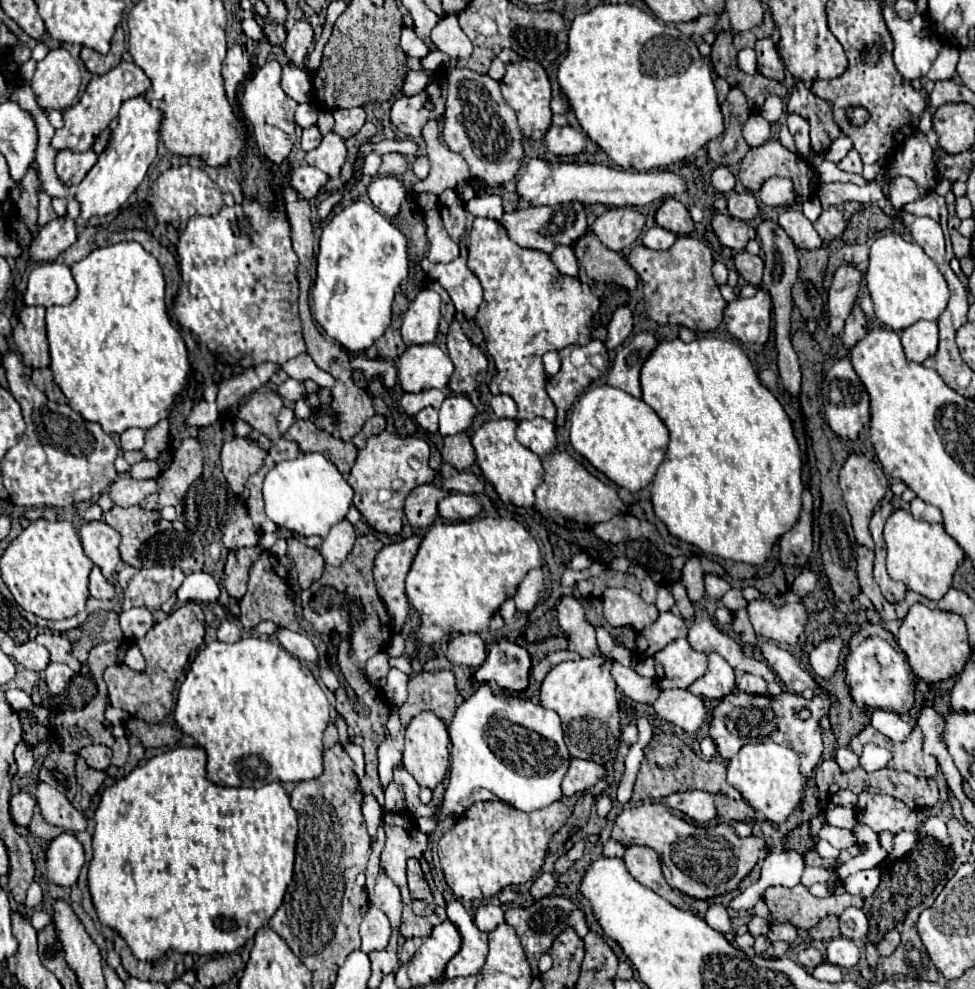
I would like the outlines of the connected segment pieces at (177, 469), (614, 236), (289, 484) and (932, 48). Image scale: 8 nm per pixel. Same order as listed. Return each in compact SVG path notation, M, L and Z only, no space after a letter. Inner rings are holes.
M186 438L176 450L170 466L158 476L158 491L144 499L140 506L160 510L164 506L178 506L190 486L202 475L202 450L198 440Z
M610 208L596 218L596 236L610 250L628 248L644 228L644 216L634 208Z
M318 452L300 454L296 460L276 464L264 478L266 514L280 528L294 530L302 536L326 538L330 528L342 522L352 506L352 488L338 468Z
M884 6L884 22L894 40L894 64L904 80L918 80L926 76L932 62L938 58L942 42L932 36L916 36L926 28L926 18L916 13L912 20L900 20L894 6Z

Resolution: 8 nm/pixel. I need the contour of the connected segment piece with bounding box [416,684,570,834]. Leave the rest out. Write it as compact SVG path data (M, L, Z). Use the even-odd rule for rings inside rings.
M482 684L470 698L460 700L454 712L452 722L448 724L448 734L452 740L452 768L450 768L450 784L444 794L442 806L436 810L436 818L418 818L417 828L424 834L432 834L438 822L438 816L464 814L474 802L480 800L502 800L518 810L532 812L550 806L552 802L562 798L562 778L570 766L570 754L562 734L562 722L556 712L542 708L540 704L532 704L530 700L522 700L504 692L492 692L488 684Z

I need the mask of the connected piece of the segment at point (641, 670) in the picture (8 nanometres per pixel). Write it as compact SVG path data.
M653 657L644 658L644 660L639 660L634 668L640 676L648 676L648 678L655 679L655 661Z

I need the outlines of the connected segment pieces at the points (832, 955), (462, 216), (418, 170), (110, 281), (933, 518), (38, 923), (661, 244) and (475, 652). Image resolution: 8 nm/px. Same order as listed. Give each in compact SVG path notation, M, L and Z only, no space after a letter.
M836 938L826 944L826 960L842 968L852 968L858 964L860 952L850 938Z
M444 190L438 196L438 210L442 214L444 226L454 242L464 240L464 230L466 230L466 208L464 202L460 200L456 190Z
M418 156L416 162L414 162L414 166L412 166L412 170L414 170L414 174L416 174L420 180L426 178L428 172L430 172L430 160L428 160L428 156Z
M120 242L120 244L114 244L114 246L92 250L84 260L80 260L72 266L72 276L78 284L76 300L70 302L68 306L50 306L50 308L46 308L46 333L48 344L50 344L50 368L54 372L56 384L60 386L64 396L68 398L70 408L80 412L84 420L98 422L102 426L102 430L108 432L108 434L120 434L120 432L124 432L132 426L142 428L142 430L152 428L158 420L168 416L168 410L174 404L176 396L186 388L188 374L190 374L186 344L184 344L182 336L178 334L178 330L170 324L170 318L166 314L165 280L158 260L150 252L146 252L138 242Z
M914 498L910 502L910 512L916 520L924 520L924 522L942 522L942 514L936 506L932 504L926 504L924 500L920 498Z
M34 910L34 912L32 912L30 922L32 922L34 930L36 930L36 932L40 932L40 930L44 930L44 928L50 924L50 914L48 914L46 910Z
M660 226L646 230L642 236L642 244L652 250L668 250L674 244L674 240L676 240L676 234L670 230L664 230Z
M458 634L448 642L446 658L452 664L478 668L486 658L486 646L478 634Z

